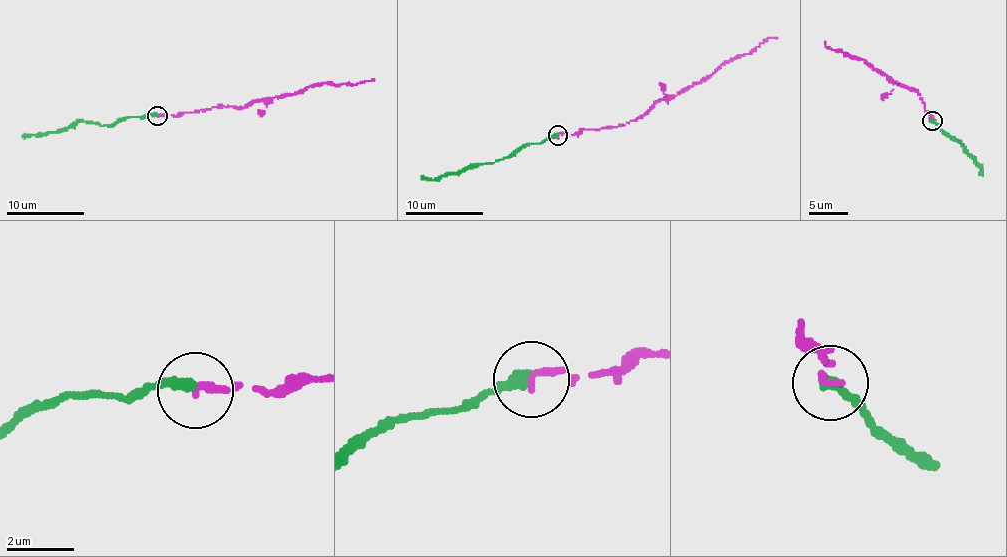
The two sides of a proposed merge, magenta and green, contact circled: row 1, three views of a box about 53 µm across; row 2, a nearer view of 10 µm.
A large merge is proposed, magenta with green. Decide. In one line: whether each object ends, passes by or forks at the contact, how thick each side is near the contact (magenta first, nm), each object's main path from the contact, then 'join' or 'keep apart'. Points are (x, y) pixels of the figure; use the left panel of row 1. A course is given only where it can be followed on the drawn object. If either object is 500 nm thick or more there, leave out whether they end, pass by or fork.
magenta ends there; green ends there; 240 nm thick on the magenta side, 380 nm on the other; magenta runs (158, 115), (179, 116), (212, 107), (243, 107), (256, 100), (303, 93), (318, 83), (355, 85), (374, 79); green runs (158, 115), (127, 117), (110, 125), (76, 121), (57, 131), (22, 135); join

